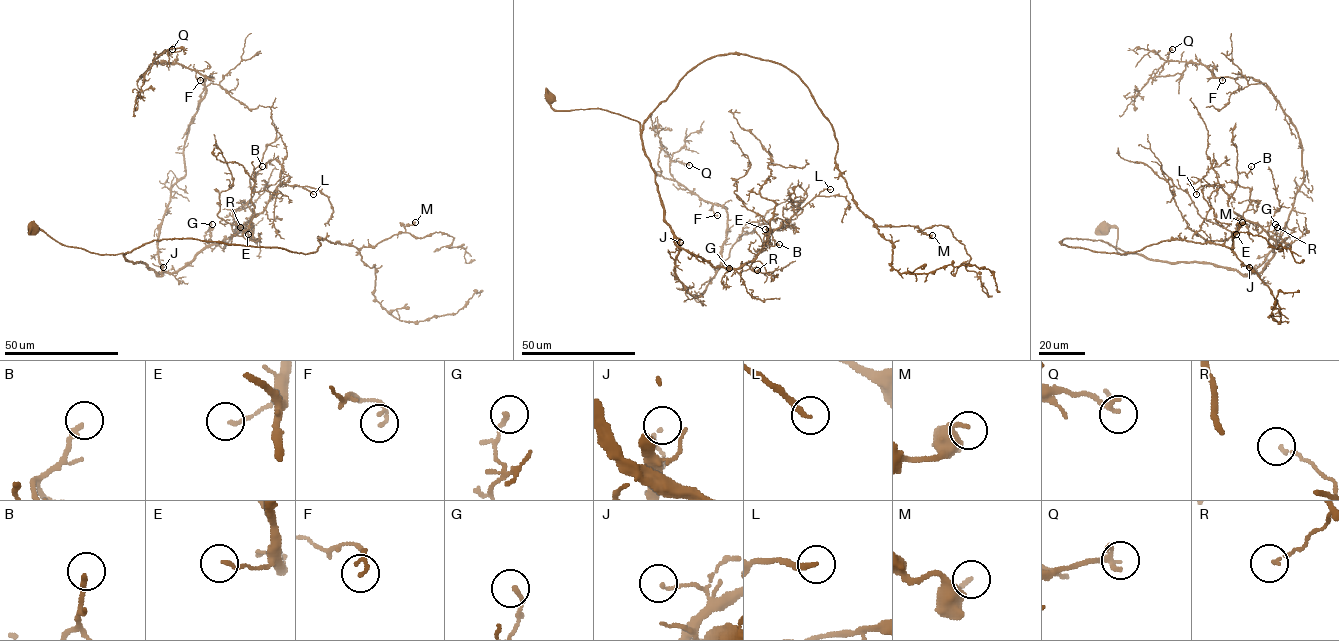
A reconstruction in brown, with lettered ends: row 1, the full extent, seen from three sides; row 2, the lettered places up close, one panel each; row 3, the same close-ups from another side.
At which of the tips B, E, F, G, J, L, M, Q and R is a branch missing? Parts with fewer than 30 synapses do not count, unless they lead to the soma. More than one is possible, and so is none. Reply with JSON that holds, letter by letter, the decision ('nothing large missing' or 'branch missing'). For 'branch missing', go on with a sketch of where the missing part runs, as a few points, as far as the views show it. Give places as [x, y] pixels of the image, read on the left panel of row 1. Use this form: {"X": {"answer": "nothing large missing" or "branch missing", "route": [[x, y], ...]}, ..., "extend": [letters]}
{"B": {"answer": "nothing large missing"}, "E": {"answer": "nothing large missing"}, "F": {"answer": "nothing large missing"}, "G": {"answer": "nothing large missing"}, "J": {"answer": "nothing large missing"}, "L": {"answer": "branch missing", "route": [[313, 194], [331, 205], [340, 191], [353, 184], [358, 173]]}, "M": {"answer": "nothing large missing"}, "Q": {"answer": "nothing large missing"}, "R": {"answer": "nothing large missing"}, "extend": ["L"]}

